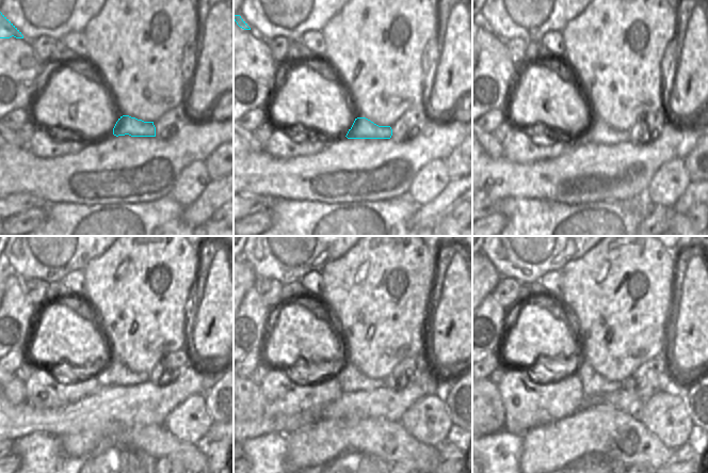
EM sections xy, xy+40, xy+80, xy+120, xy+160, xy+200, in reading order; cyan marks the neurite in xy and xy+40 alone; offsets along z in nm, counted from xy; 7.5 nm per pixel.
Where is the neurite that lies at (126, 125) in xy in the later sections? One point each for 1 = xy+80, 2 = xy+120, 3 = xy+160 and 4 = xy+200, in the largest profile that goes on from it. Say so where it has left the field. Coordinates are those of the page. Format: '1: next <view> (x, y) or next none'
1: next xy+80 (596, 131)
2: next xy+120 (116, 374)
3: next xy+160 (351, 378)
4: next xy+200 (593, 384)

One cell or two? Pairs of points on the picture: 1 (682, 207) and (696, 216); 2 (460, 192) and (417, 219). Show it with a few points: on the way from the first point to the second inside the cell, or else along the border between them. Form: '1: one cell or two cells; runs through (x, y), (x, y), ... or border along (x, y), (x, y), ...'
1: two cells; border along (696, 202), (686, 213)
2: one cell; runs through (449, 198), (428, 216)

